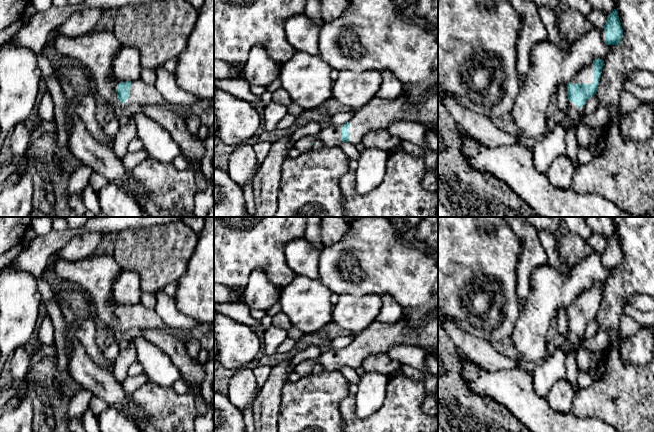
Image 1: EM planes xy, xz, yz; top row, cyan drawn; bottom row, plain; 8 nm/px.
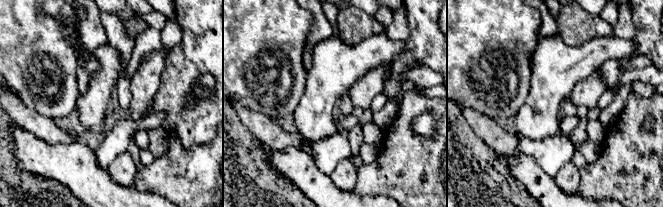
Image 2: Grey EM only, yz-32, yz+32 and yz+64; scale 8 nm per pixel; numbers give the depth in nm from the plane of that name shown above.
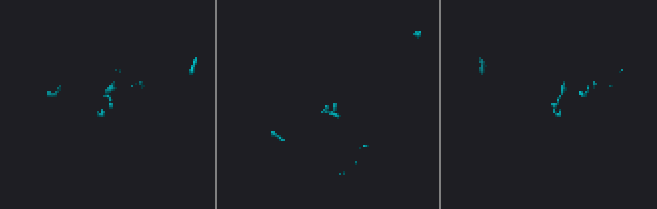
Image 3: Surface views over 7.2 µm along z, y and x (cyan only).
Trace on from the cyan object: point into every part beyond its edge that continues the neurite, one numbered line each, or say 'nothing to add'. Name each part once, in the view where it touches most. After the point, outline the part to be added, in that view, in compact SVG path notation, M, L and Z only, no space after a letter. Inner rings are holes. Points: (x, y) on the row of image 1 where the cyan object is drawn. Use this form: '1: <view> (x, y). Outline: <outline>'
1: yz (585, 75). Outline: M593 63L582 67L579 72L570 81L572 84L592 84L593 76Z

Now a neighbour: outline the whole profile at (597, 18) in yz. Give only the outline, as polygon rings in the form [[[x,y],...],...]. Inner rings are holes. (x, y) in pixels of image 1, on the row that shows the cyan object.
[[[593,9],[586,19],[594,26],[595,29],[601,30],[607,21],[607,15],[598,9]]]

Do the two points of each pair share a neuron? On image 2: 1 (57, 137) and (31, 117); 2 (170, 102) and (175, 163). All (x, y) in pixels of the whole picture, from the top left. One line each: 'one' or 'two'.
1: one
2: two

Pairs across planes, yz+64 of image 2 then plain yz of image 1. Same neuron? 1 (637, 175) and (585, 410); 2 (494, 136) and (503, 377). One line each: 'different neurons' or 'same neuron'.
1: same neuron
2: different neurons

